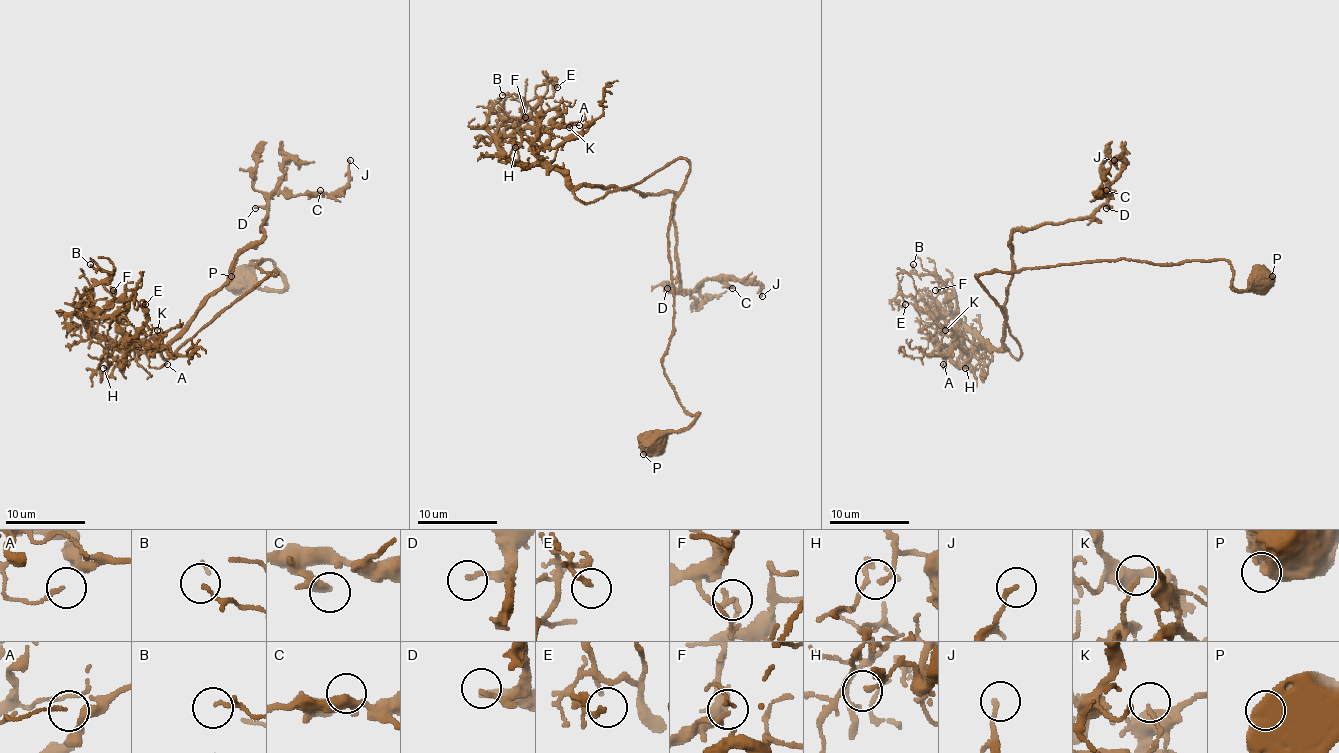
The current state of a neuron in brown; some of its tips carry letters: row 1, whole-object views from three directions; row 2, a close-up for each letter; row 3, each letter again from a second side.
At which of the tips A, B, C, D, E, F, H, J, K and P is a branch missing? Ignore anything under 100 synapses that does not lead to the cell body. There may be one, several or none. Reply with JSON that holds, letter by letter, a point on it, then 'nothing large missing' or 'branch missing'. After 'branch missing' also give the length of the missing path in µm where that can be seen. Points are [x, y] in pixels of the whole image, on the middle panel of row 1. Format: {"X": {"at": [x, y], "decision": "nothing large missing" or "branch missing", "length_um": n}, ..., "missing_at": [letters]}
{"A": {"at": [579, 125], "decision": "nothing large missing"}, "B": {"at": [502, 95], "decision": "nothing large missing"}, "C": {"at": [732, 288], "decision": "nothing large missing"}, "D": {"at": [667, 288], "decision": "nothing large missing"}, "E": {"at": [557, 87], "decision": "nothing large missing"}, "F": {"at": [525, 117], "decision": "nothing large missing"}, "H": {"at": [515, 147], "decision": "nothing large missing"}, "J": {"at": [762, 296], "decision": "nothing large missing"}, "K": {"at": [569, 127], "decision": "nothing large missing"}, "P": {"at": [643, 454], "decision": "nothing large missing"}, "missing_at": []}

